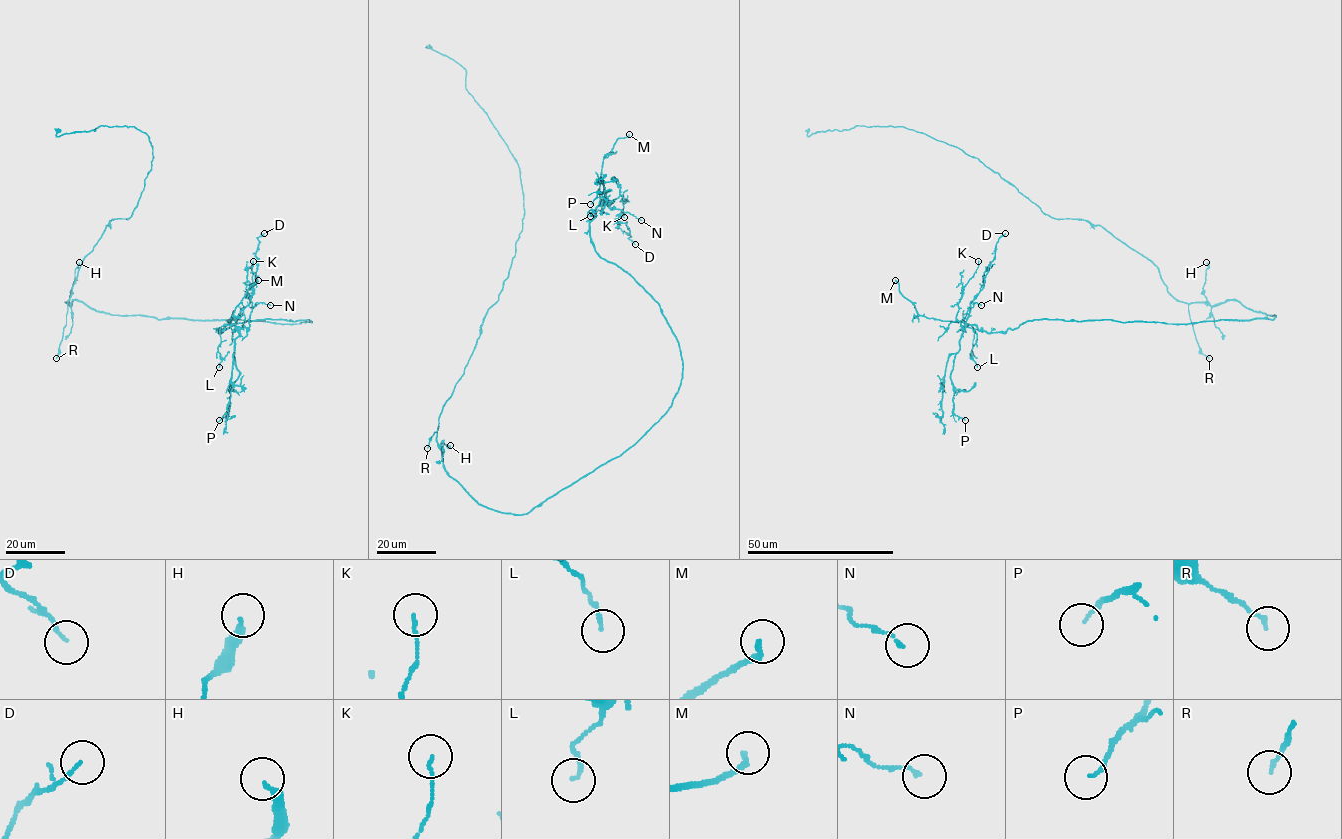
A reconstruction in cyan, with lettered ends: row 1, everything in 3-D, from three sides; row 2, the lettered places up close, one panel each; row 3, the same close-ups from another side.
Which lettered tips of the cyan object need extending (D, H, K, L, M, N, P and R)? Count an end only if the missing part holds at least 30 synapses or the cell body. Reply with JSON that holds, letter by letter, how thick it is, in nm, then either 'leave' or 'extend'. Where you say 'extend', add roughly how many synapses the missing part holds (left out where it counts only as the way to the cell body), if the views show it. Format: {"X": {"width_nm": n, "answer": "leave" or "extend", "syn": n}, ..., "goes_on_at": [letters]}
{"D": {"width_nm": 100, "answer": "leave"}, "H": {"width_nm": 280, "answer": "leave"}, "K": {"width_nm": 100, "answer": "leave"}, "L": {"width_nm": 110, "answer": "leave"}, "M": {"width_nm": 190, "answer": "extend"}, "N": {"width_nm": 120, "answer": "leave"}, "P": {"width_nm": 110, "answer": "leave"}, "R": {"width_nm": 110, "answer": "leave"}, "goes_on_at": ["M"]}

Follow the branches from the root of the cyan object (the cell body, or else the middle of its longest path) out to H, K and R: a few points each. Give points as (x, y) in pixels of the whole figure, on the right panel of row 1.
H: (1262, 313), (1247, 309), (1235, 300), (1212, 306), (1203, 289), (1206, 262)
K: (1262, 313), (1275, 316), (1188, 323), (1034, 319), (986, 332), (956, 319), (978, 261)
R: (1262, 313), (1235, 300), (1212, 306), (1190, 303), (1188, 311), (1195, 339), (1209, 358)

